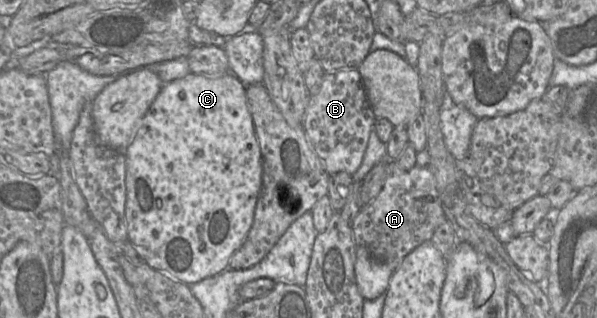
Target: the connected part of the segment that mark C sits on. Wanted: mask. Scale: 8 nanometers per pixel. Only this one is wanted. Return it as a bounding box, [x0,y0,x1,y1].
[125,73,262,285]

